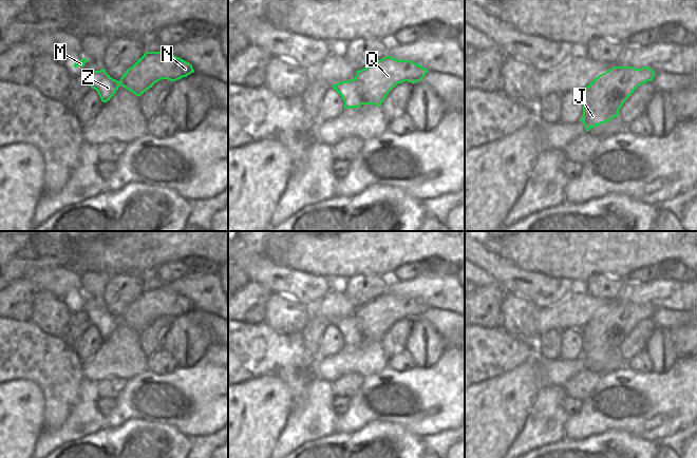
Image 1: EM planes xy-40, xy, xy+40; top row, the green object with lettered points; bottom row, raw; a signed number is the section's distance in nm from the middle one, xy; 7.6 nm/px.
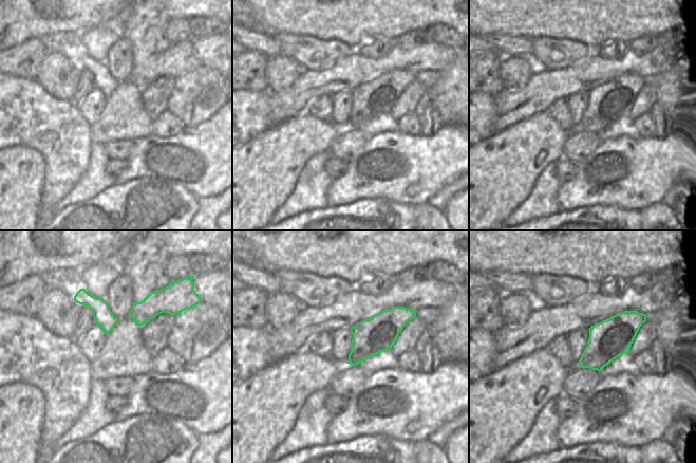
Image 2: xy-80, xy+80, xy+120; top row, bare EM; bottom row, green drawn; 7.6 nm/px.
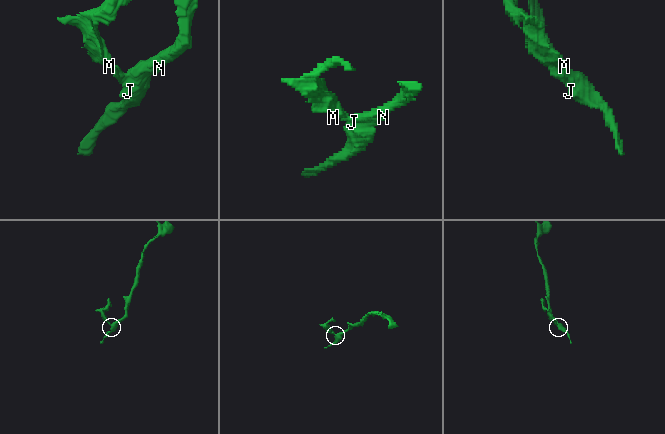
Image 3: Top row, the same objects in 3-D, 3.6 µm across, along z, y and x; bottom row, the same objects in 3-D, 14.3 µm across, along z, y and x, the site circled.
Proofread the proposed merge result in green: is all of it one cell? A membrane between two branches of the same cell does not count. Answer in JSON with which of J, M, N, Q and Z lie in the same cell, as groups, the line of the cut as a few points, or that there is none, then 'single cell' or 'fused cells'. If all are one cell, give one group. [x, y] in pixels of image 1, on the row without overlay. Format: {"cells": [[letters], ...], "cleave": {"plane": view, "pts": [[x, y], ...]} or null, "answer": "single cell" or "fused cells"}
{"cells": [["J", "N", "Q"], ["M", "Z"]], "cleave": {"plane": "xy", "pts": [[355, 315], [360, 329], [360, 341], [358, 343]]}, "answer": "fused cells"}

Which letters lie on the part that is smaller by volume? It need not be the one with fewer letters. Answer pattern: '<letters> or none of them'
M, Z

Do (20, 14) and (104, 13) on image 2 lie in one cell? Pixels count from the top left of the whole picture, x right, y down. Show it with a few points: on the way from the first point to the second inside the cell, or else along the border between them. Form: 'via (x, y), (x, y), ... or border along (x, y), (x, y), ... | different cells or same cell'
via (41, 18), (57, 19), (64, 13), (82, 13) | same cell

